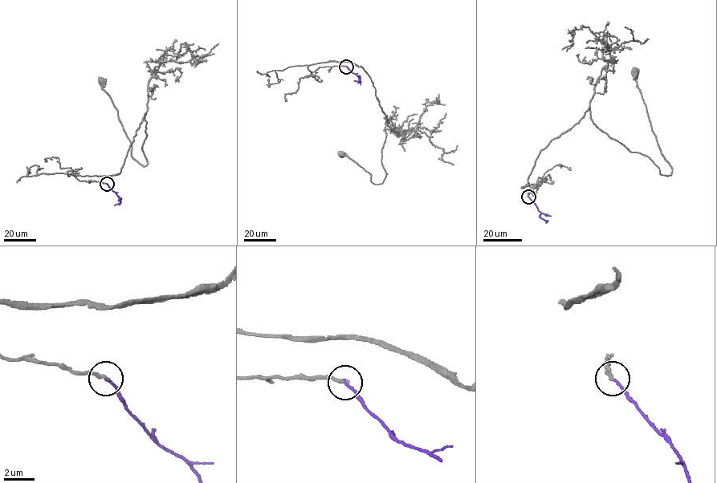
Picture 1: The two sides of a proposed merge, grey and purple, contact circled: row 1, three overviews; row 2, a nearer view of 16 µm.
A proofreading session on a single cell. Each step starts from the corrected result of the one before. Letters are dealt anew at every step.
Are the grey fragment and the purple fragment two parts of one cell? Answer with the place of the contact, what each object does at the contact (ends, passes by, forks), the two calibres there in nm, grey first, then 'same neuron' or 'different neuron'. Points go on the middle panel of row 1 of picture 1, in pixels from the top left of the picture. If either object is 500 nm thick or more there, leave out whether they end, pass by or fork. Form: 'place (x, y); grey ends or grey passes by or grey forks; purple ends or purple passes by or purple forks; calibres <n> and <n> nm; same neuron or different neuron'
place (346, 66); grey ends; purple ends; calibres 220 and 160 nm; different neuron

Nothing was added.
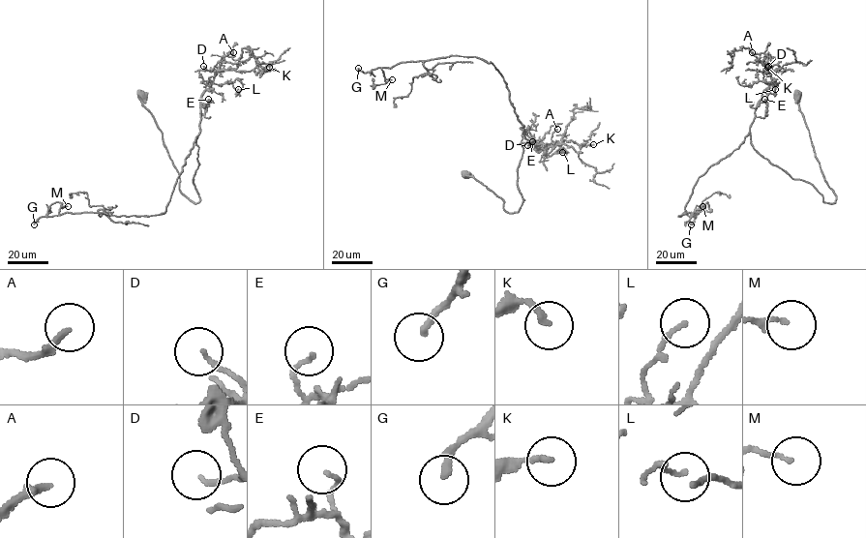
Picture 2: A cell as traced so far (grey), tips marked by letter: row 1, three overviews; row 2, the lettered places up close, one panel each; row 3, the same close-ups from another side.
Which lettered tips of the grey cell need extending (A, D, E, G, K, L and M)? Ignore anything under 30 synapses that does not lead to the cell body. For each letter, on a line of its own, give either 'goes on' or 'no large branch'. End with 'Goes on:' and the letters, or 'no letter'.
A: goes on
D: no large branch
E: no large branch
G: goes on
K: no large branch
L: no large branch
M: no large branch
Goes on: A, G

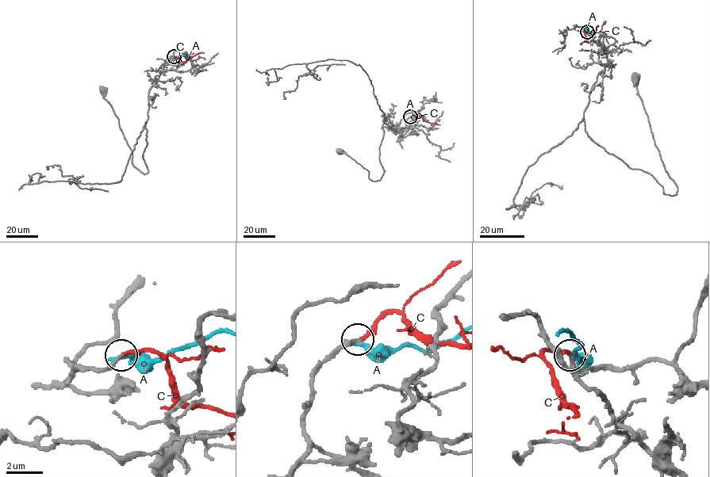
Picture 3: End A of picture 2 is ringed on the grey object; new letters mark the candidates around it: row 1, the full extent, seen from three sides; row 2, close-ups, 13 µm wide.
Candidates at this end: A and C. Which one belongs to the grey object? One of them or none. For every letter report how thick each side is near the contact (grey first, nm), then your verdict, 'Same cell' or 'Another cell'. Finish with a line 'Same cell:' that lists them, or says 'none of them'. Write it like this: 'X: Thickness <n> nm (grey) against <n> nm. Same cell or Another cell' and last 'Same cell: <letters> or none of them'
A: Thickness 280 nm (grey) against 220 nm. Another cell
C: Thickness 240 nm (grey) against 220 nm. Same cell
Same cell: C

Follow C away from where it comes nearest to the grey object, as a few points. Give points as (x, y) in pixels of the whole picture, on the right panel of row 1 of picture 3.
C: (586, 31), (584, 31), (588, 39), (598, 26)

